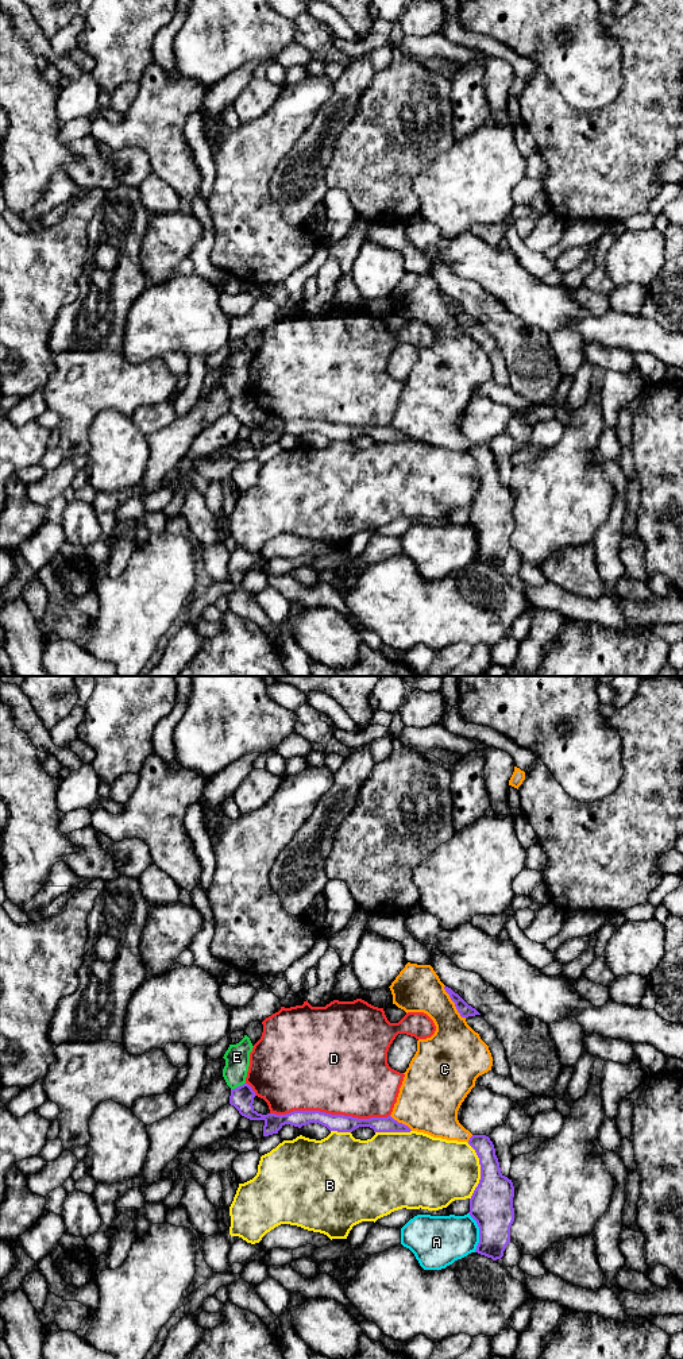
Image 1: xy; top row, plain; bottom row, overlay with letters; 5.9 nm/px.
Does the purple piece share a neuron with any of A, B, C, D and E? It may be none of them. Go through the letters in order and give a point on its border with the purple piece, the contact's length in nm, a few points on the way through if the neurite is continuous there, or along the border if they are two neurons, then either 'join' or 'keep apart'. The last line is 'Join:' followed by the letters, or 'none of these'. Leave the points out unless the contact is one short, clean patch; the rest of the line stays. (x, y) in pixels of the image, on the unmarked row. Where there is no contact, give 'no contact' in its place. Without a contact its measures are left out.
A: xy (479, 541) | 240 nm | keep apart
B: xy (481, 481) | 340 nm | keep apart
C: xy (454, 311) | 240 nm | keep apart
D: xy (330, 423) | 700 nm | keep apart
E: xy (238, 396) | 100 nm | keep apart
Join: none of these

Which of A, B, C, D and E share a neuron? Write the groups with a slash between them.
A / B / C / D / E

